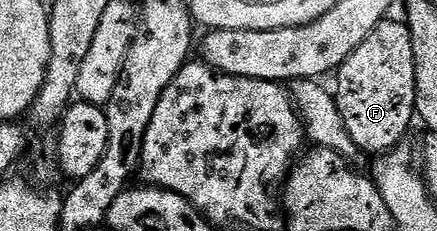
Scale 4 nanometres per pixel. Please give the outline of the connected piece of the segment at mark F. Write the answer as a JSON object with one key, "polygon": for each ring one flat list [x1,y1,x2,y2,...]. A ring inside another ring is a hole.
{"polygon":[[395,17,382,20,374,29,374,33,370,33,370,37,366,37,366,41,362,41,362,45,358,45,358,49,354,49,354,53,350,53,350,57,346,57,344,64,335,72,335,79,334,96,338,111,345,121,346,130,353,138,354,145,361,153,369,151,372,157,379,157,396,150,405,142,404,134,407,133,412,119,414,123,417,118,414,41,410,37,407,22,400,20,399,23]]}

